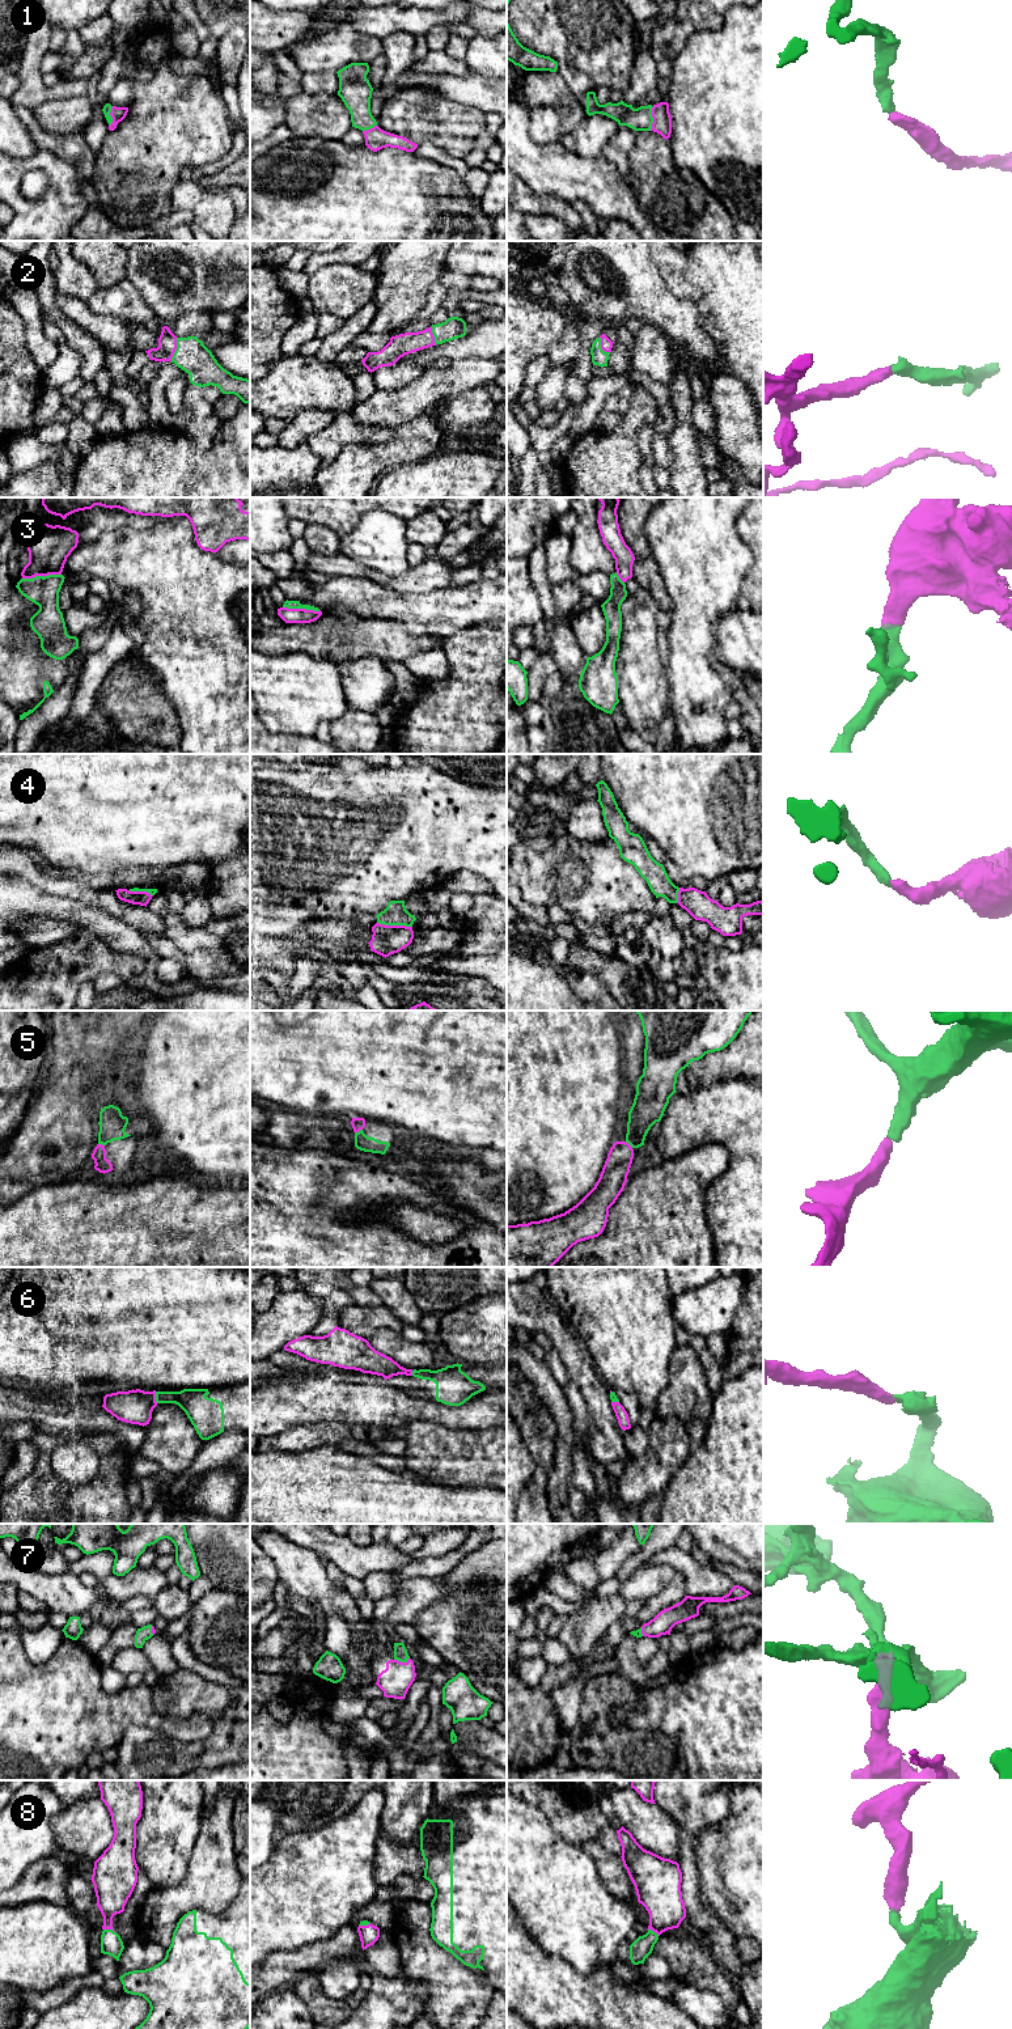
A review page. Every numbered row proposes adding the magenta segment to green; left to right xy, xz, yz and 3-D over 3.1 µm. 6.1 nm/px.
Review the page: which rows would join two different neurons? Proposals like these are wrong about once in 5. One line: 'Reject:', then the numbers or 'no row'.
Reject: no row

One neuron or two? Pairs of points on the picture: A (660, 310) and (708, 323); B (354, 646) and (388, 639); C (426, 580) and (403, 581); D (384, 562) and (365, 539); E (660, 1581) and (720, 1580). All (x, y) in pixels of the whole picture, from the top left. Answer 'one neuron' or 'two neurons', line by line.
A: two neurons
B: one neuron
C: one neuron
D: one neuron
E: two neurons

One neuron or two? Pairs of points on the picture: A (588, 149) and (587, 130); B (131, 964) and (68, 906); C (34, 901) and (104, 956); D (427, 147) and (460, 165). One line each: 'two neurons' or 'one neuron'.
A: one neuron
B: two neurons
C: two neurons
D: one neuron

